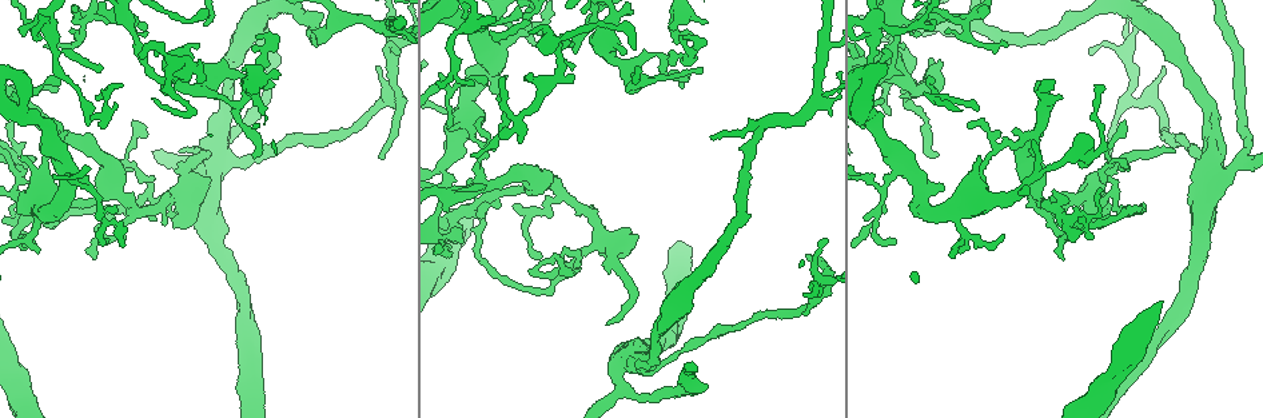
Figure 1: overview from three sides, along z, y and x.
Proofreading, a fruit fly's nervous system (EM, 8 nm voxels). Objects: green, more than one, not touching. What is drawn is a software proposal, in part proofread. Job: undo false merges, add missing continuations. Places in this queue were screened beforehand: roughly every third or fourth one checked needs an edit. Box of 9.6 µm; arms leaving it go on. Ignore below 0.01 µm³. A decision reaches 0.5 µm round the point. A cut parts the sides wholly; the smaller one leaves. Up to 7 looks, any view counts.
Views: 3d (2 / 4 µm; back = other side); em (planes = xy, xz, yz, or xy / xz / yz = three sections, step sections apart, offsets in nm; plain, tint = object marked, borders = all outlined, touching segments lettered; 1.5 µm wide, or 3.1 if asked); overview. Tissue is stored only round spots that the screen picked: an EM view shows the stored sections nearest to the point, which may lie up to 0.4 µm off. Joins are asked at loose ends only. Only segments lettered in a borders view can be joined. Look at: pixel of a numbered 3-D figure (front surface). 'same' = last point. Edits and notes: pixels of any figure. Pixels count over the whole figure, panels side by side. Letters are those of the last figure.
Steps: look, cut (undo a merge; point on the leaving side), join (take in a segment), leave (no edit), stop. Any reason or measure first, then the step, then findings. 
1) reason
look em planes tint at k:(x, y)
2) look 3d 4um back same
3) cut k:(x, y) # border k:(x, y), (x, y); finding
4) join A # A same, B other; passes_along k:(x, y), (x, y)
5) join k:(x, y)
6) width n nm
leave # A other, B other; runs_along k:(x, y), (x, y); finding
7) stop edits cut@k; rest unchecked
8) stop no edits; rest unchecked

an open end
look 3d 4um at 1:(378, 66)

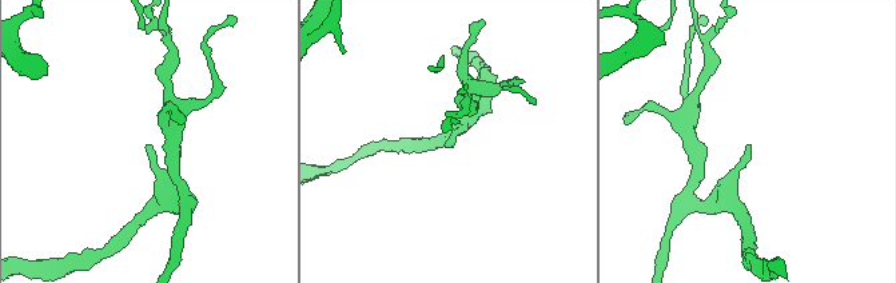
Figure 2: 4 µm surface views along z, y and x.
look em planes borders at 2:(445, 143)

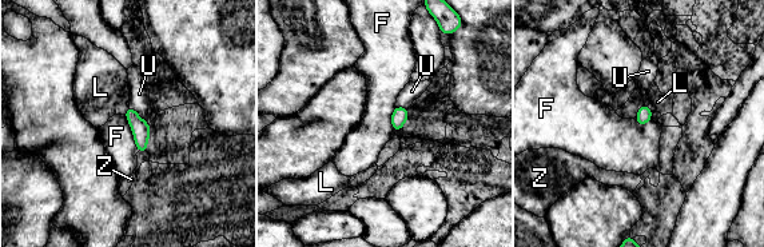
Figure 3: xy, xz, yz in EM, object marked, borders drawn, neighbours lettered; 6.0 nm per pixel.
leave # F other, L other, U other, Z other; border 3:(128, 106), (123, 114); no lettered segment goes on from it

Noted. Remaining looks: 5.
branch stops here
look 3d 4um at 1:(1090, 51)

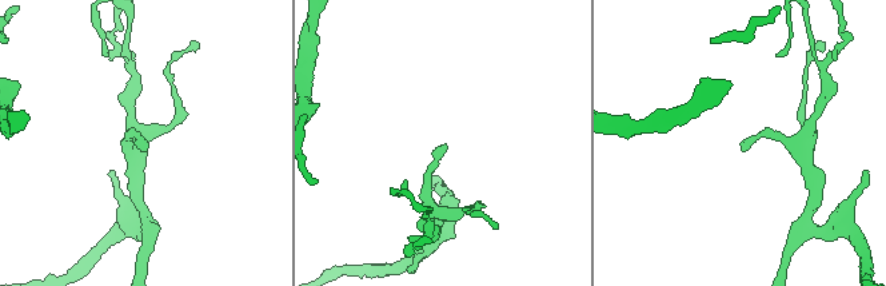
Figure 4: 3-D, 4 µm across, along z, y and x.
look em planes borders at 4:(742, 143)

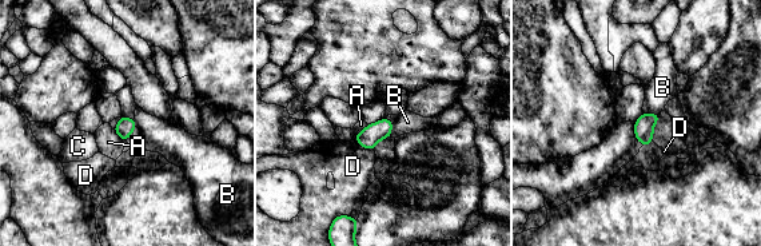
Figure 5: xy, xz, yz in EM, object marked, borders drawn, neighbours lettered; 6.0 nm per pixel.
leave # A other, B other, C other, D other; border 5:(642, 111), (648, 114), (658, 112); no lettered segment goes on from it

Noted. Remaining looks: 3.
branch stops here
look 3d 2um at 1:(381, 158)

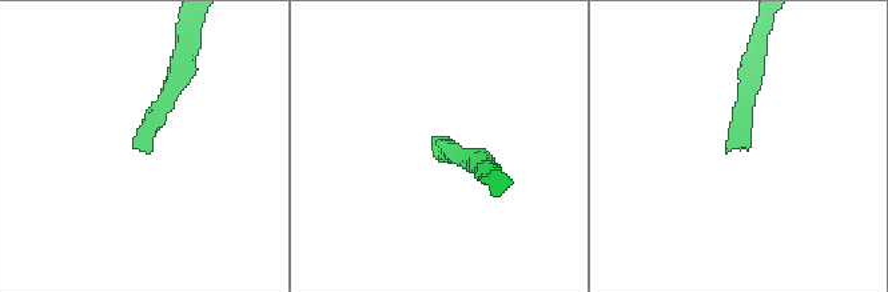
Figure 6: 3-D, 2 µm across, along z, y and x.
look em planes plain at 6:(136, 146)

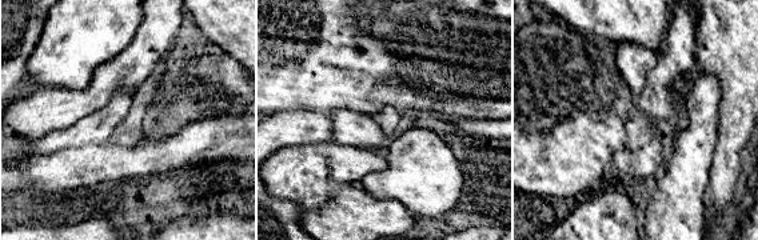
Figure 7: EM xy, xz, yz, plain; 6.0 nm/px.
look em planes borders same

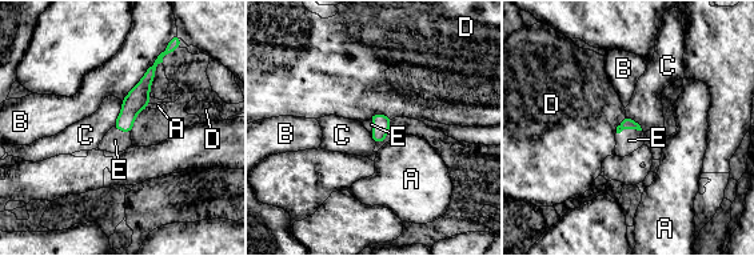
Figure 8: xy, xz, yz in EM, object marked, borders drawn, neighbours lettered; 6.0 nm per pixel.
longest_contact B 420 nm
join E # A other, B other, C other, D other, E same; passes_along 8:(627, 123), (629, 127), (629, 140); the cell continues

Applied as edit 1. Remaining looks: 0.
stop edits join@8; rest unchecked

